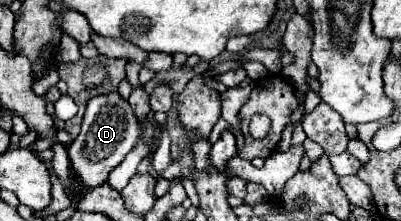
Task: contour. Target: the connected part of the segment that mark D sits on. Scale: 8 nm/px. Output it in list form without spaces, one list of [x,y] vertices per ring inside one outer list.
[[[107,94],[107,96],[95,96],[87,104],[87,112],[83,118],[83,128],[79,136],[67,146],[69,148],[69,162],[73,168],[73,174],[77,176],[77,182],[81,186],[79,192],[67,194],[71,200],[75,200],[77,194],[83,194],[87,190],[93,190],[107,182],[109,172],[123,162],[123,158],[129,154],[129,150],[137,144],[141,134],[137,116],[133,114],[133,108],[127,100],[123,100],[119,94]]]

